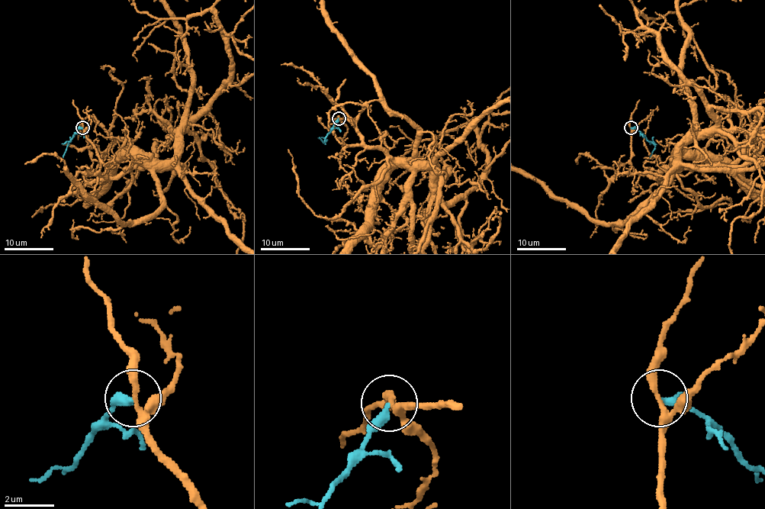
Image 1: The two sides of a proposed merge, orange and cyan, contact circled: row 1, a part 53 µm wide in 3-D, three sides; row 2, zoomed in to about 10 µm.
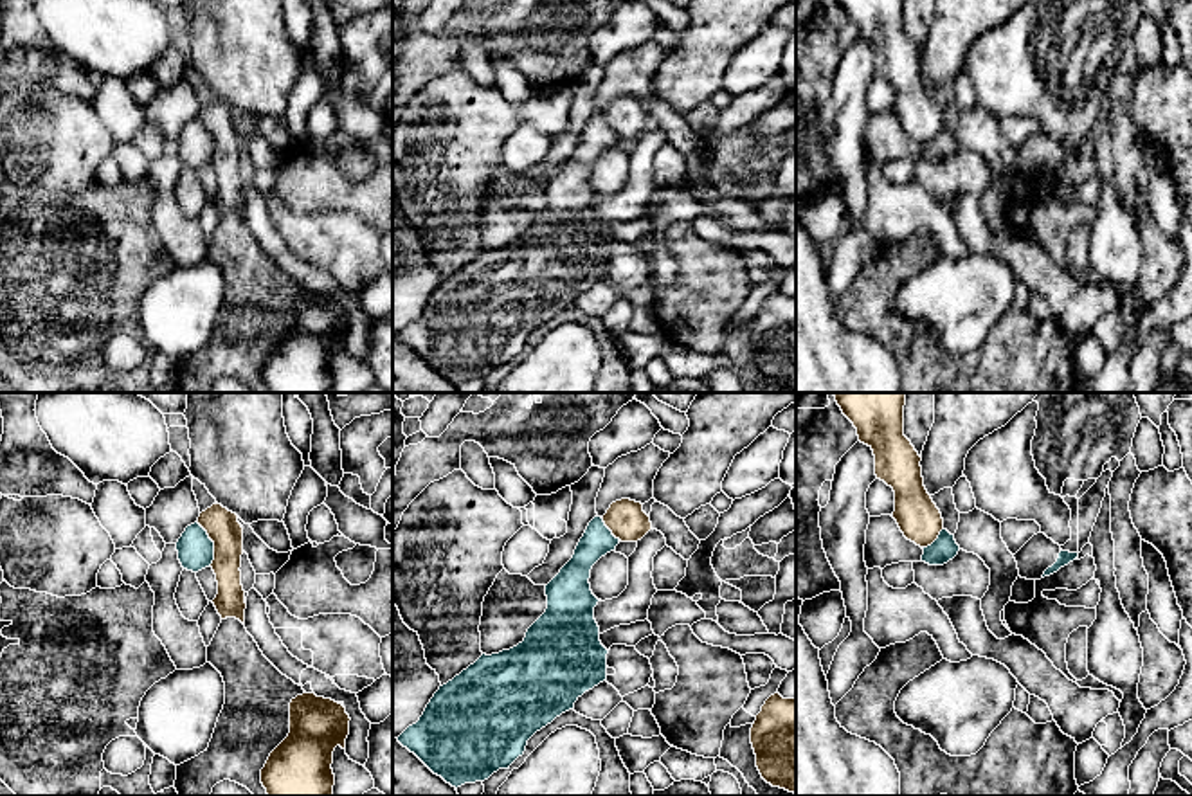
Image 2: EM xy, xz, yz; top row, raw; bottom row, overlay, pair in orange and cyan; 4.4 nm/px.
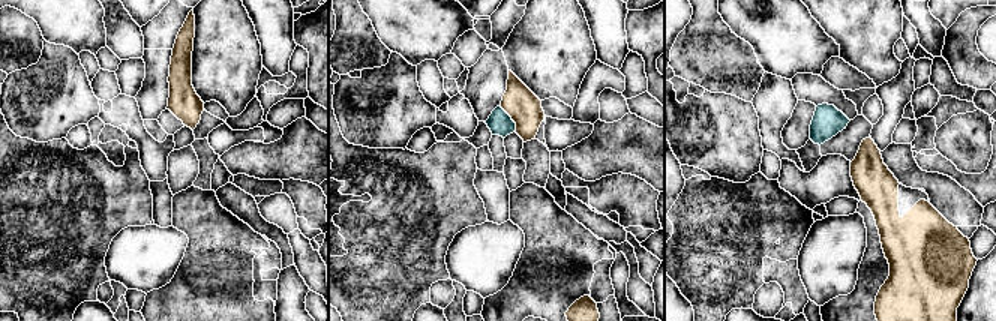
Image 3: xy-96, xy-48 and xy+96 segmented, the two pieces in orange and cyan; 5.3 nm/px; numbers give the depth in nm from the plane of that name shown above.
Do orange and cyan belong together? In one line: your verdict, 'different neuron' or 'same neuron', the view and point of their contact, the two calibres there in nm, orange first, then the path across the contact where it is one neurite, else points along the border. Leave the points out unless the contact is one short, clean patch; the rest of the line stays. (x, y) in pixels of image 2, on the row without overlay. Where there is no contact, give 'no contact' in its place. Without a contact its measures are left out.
different neuron; contact xy (215, 141); calibres 150 and 160 nm; border xy (197, 119), (213, 139), (211, 161)

